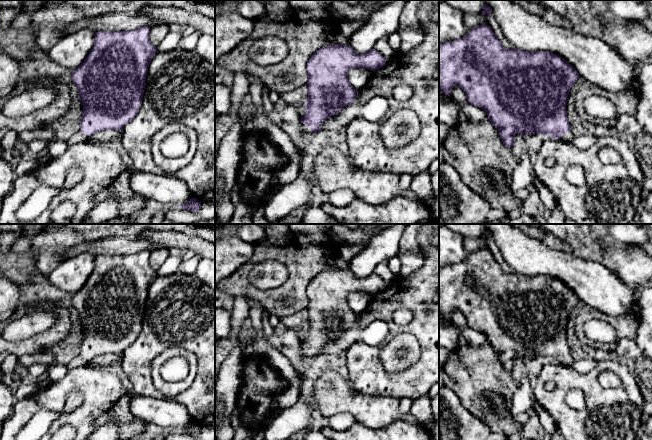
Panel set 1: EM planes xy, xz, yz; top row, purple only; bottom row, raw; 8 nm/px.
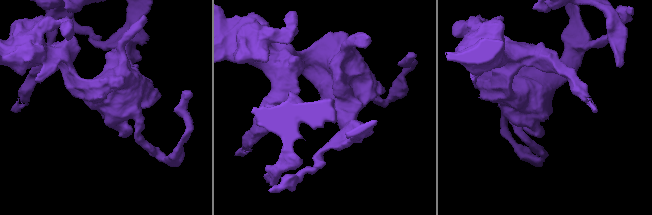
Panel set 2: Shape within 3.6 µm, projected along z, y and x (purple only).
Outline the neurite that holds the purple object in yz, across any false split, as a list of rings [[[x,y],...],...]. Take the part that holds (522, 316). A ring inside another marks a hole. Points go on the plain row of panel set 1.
[[[486,248],[470,253],[460,263],[439,270],[439,314],[450,320],[452,312],[459,310],[469,328],[487,337],[488,345],[499,354],[500,363],[508,372],[514,369],[516,358],[524,361],[529,357],[537,357],[543,361],[550,360],[572,366],[575,360],[570,353],[566,328],[570,312],[578,302],[575,292],[559,279],[546,275],[528,276],[504,272],[491,251]]]

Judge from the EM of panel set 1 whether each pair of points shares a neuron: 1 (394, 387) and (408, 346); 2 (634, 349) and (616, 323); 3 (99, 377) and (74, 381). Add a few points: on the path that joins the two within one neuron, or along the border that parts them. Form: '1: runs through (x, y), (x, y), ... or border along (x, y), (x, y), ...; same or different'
1: border along (418, 358), (393, 375), (385, 370), (379, 359); different
2: border along (634, 339), (621, 338), (616, 343); different
3: runs through (93, 379), (80, 379); same

